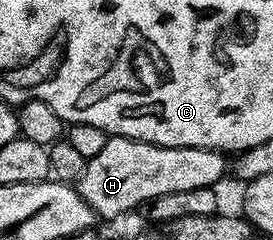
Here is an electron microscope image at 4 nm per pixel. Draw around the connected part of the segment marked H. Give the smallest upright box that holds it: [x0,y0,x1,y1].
[75,137,227,220]

